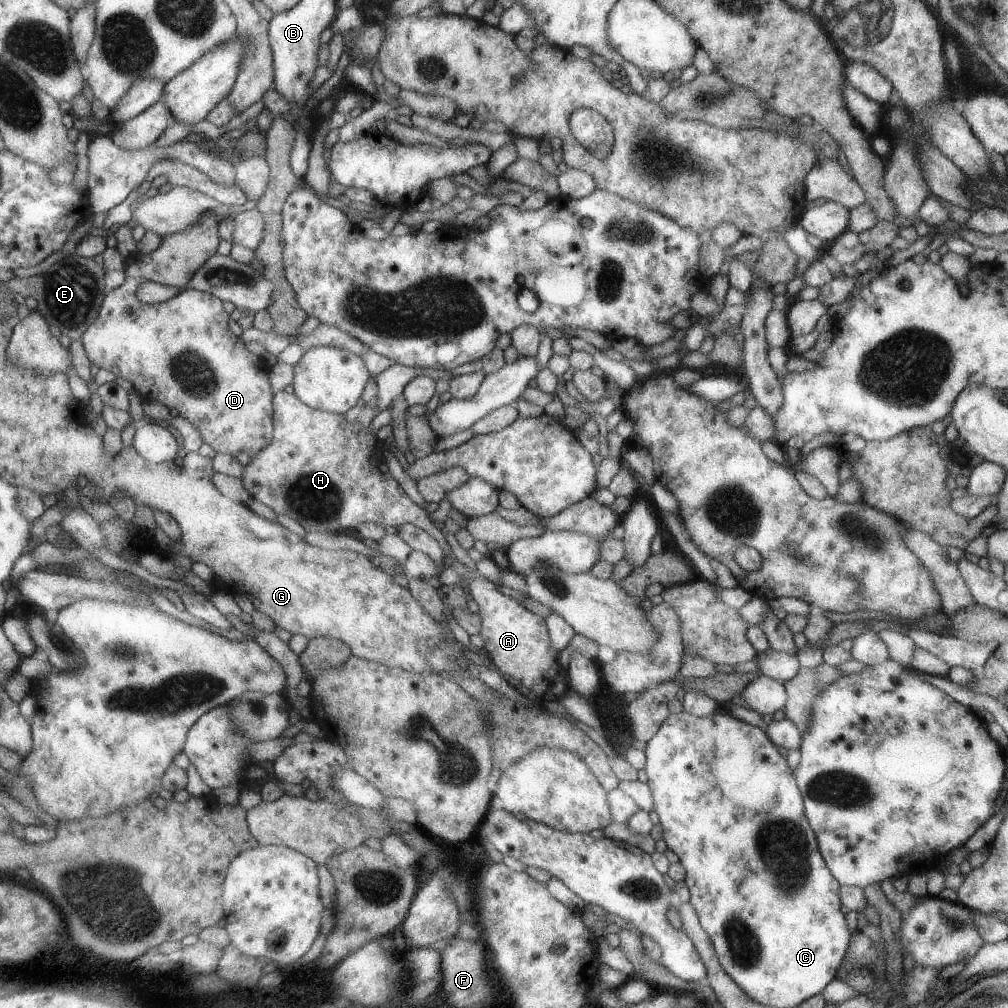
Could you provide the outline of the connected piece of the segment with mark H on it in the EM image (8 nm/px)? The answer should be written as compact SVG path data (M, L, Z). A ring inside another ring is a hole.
M370 375L358 404L345 413L314 410L304 404L295 392L282 391L273 395L272 440L243 468L243 485L256 500L267 504L278 515L294 519L307 532L337 533L346 528L358 529L362 523L374 523L385 529L389 526L398 528L406 523L415 524L440 543L448 566L464 576L468 572L467 567L453 556L445 534L432 522L430 514L406 495L386 465L383 454L385 445L373 431L373 420L379 413L379 390L374 377Z

